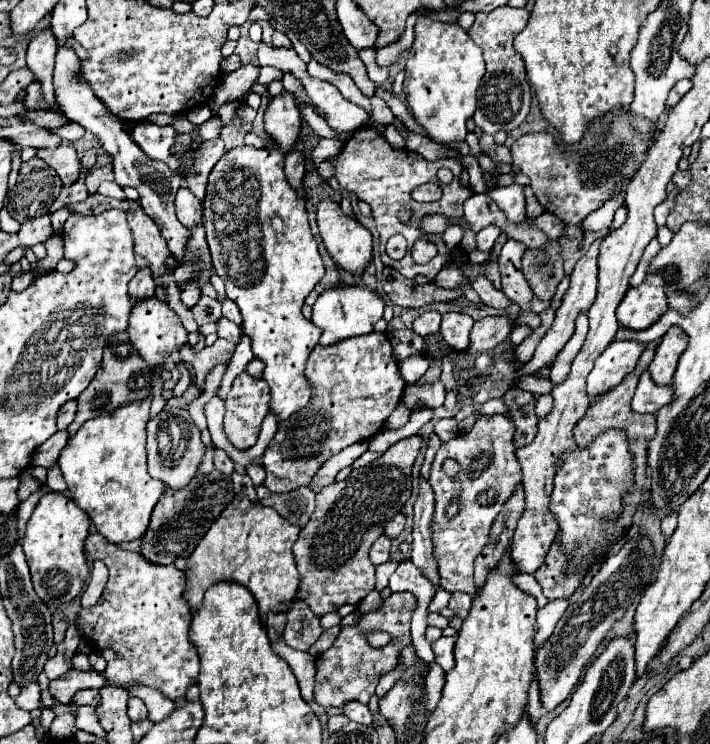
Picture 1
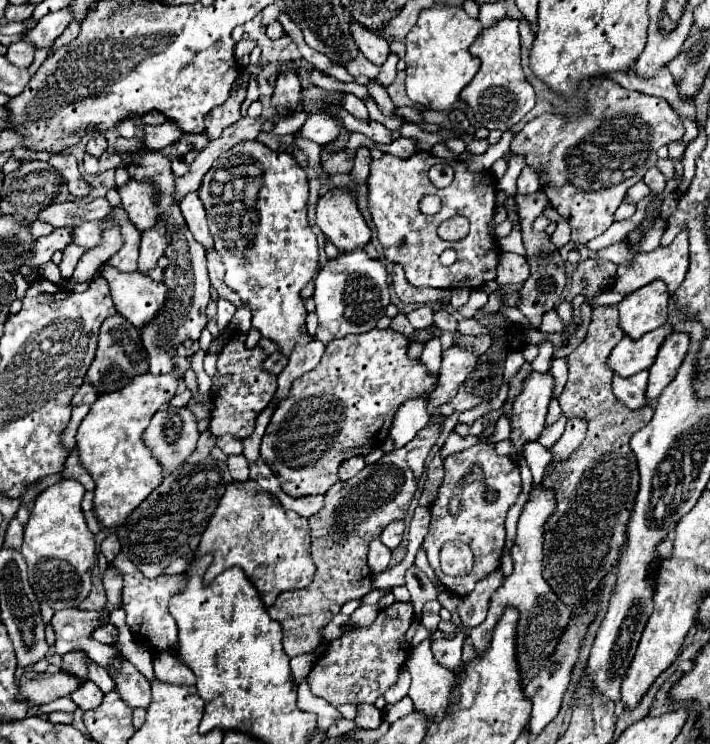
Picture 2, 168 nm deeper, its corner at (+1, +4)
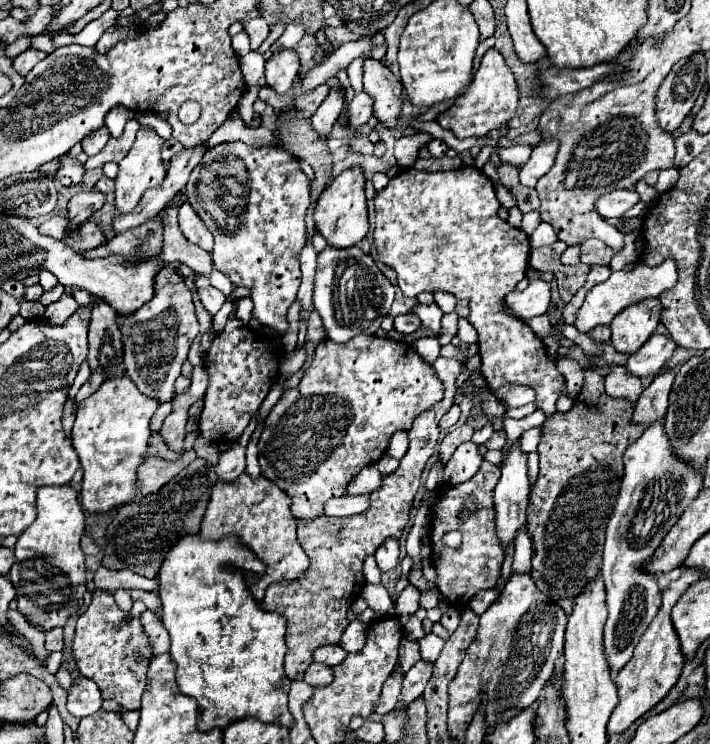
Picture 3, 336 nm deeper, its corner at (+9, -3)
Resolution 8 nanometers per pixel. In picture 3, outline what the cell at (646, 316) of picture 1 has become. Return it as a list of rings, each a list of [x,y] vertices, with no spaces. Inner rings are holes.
[[[644,300],[620,312],[616,320],[610,324],[612,330],[612,346],[616,352],[634,354],[642,348],[642,344],[652,336],[656,326],[660,324],[660,300]]]

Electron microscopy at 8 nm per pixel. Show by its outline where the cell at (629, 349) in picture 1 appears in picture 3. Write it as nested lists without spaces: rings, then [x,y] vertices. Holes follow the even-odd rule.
[[[650,336],[650,340],[628,358],[626,368],[638,378],[654,378],[672,358],[678,344],[670,336]]]

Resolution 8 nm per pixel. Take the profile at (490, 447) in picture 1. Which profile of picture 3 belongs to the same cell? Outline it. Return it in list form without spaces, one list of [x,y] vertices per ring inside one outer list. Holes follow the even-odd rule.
[[[484,462],[476,476],[464,484],[442,486],[440,502],[432,508],[432,546],[440,548],[440,540],[450,530],[462,532],[462,544],[458,548],[444,548],[434,568],[438,572],[438,590],[448,600],[448,604],[456,608],[466,608],[472,596],[478,590],[488,590],[496,586],[500,578],[500,566],[504,560],[504,550],[498,544],[498,536],[494,532],[494,488],[500,480],[500,468]]]

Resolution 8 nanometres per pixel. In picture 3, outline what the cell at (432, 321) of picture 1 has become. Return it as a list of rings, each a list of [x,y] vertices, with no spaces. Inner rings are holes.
[[[402,314],[402,316],[394,318],[394,328],[400,334],[412,334],[412,332],[416,332],[420,328],[420,320],[414,314]]]

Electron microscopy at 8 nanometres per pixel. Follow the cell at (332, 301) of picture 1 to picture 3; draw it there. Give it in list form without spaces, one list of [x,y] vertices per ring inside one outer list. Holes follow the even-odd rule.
[[[326,246],[322,252],[318,252],[312,300],[322,316],[326,336],[334,342],[346,342],[358,334],[376,334],[382,318],[388,316],[394,302],[394,286],[378,270],[372,256],[364,254],[358,246]]]

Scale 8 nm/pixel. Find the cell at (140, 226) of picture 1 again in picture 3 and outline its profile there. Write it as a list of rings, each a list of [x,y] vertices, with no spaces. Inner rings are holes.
[[[140,126],[138,134],[136,134],[136,142],[134,142],[132,150],[128,152],[128,156],[120,162],[120,170],[118,170],[118,176],[116,176],[116,208],[122,214],[136,208],[136,204],[142,198],[142,192],[158,186],[164,180],[166,166],[164,166],[162,156],[160,156],[162,144],[164,144],[164,140],[152,128]]]

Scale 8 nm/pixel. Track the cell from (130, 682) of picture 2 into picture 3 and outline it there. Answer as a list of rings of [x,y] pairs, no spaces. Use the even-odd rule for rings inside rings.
[[[96,588],[92,594],[94,594],[92,604],[78,618],[76,636],[74,636],[72,650],[76,656],[78,668],[86,678],[92,678],[100,686],[104,698],[116,700],[118,704],[122,704],[124,710],[138,710],[142,692],[146,688],[148,664],[154,656],[150,640],[144,634],[140,616],[124,622],[128,612],[116,606],[114,596],[110,592]]]

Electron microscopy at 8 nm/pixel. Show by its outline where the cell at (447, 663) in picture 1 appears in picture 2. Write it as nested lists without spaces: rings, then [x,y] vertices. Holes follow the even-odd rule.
[[[458,633],[452,639],[448,639],[448,637],[446,639],[436,639],[432,643],[432,653],[434,653],[436,661],[446,665],[452,671],[458,671],[460,665],[462,665],[462,641],[464,641],[462,633]]]

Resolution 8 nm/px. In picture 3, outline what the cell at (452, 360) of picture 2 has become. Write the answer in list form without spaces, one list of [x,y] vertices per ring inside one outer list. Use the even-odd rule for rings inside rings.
[[[438,356],[434,362],[438,378],[444,382],[444,400],[438,402],[430,412],[418,416],[414,420],[414,428],[408,432],[410,436],[410,450],[400,460],[400,468],[384,476],[382,490],[370,494],[370,510],[358,516],[348,518],[328,518],[320,516],[320,520],[298,520],[298,542],[310,558],[310,566],[304,574],[296,580],[282,580],[268,586],[266,596],[262,600],[262,608],[270,612],[284,614],[288,618],[288,632],[286,632],[286,676],[290,680],[302,680],[306,668],[314,662],[314,650],[318,646],[340,644],[340,638],[350,624],[346,618],[348,608],[360,596],[364,576],[362,564],[366,556],[372,556],[380,544],[388,538],[400,538],[408,518],[414,496],[420,486],[420,474],[434,452],[434,446],[440,436],[438,422],[454,404],[456,394],[456,378],[462,370],[462,364],[454,358]]]

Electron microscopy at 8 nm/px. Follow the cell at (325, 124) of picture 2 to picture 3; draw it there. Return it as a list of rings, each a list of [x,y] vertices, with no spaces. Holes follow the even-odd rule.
[[[330,88],[328,96],[324,98],[320,108],[312,116],[312,126],[320,136],[326,136],[332,130],[334,122],[338,120],[340,112],[342,112],[342,106],[344,106],[344,88],[342,90]]]

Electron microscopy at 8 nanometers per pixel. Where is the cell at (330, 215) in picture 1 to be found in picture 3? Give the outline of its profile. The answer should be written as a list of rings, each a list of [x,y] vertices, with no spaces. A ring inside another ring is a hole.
[[[352,166],[350,170],[344,170],[338,174],[332,184],[322,192],[322,196],[316,202],[314,220],[318,232],[328,240],[328,244],[334,246],[354,246],[368,234],[368,206],[366,206],[366,194],[364,194],[364,172],[360,166]]]

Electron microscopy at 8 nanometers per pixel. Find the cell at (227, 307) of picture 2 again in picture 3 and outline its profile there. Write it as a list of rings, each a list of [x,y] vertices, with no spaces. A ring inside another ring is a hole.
[[[196,274],[196,290],[198,290],[198,296],[200,296],[202,306],[210,314],[216,314],[222,308],[222,304],[226,302],[226,296],[220,290],[212,288],[210,286],[210,280],[206,276],[202,276],[202,274]]]

